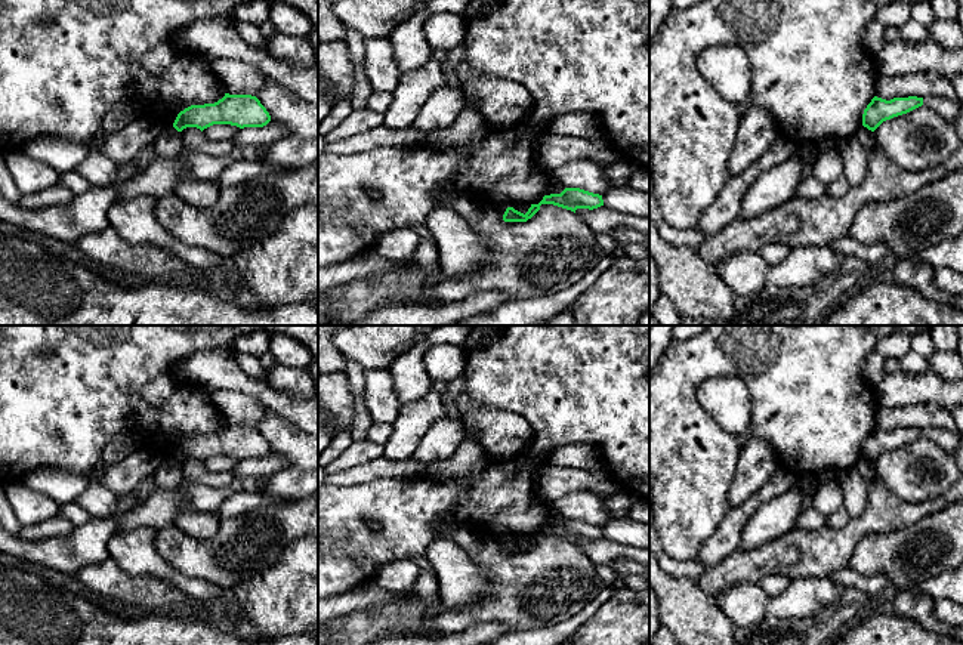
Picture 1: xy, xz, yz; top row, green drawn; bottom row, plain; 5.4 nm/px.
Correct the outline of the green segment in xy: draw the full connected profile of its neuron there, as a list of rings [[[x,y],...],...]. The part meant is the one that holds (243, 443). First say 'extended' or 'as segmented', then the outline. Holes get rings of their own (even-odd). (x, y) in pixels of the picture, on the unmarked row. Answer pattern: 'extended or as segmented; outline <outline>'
as segmented; outline [[[229,426],[214,435],[191,436],[180,442],[173,454],[178,463],[197,459],[201,463],[213,456],[231,456],[240,460],[263,459],[271,447],[256,428]]]

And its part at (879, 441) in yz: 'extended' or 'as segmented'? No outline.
extended

